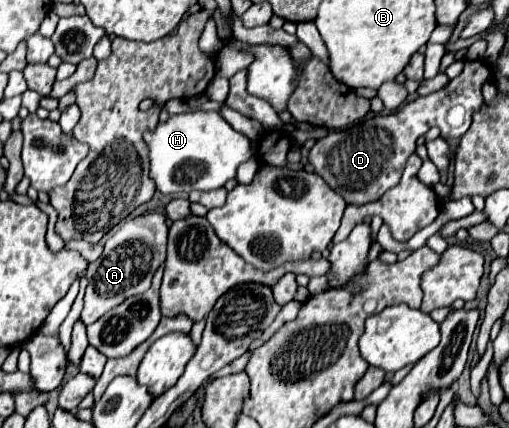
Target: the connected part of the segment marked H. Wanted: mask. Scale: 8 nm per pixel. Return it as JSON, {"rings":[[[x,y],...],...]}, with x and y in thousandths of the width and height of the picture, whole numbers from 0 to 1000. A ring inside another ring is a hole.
{"rings":[[[381,259],[361,269],[338,269],[322,287],[310,287],[303,306],[283,306],[283,334],[291,343],[291,371],[295,371],[295,414],[306,432],[306,446],[318,456],[346,456],[346,451],[373,451],[381,442],[389,446],[417,446],[432,442],[448,418],[464,409],[464,390],[495,367],[491,353],[491,325],[475,311],[460,306],[432,264],[424,259]]]}

